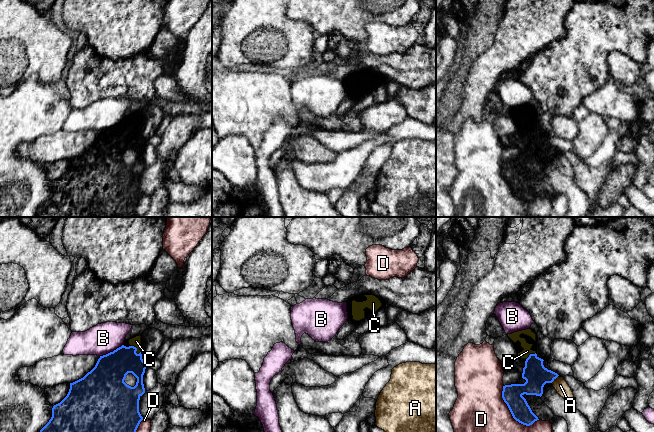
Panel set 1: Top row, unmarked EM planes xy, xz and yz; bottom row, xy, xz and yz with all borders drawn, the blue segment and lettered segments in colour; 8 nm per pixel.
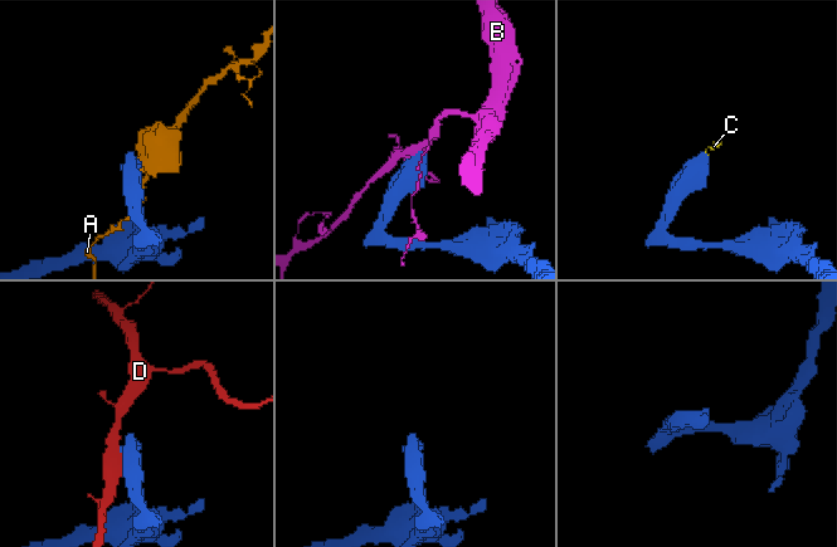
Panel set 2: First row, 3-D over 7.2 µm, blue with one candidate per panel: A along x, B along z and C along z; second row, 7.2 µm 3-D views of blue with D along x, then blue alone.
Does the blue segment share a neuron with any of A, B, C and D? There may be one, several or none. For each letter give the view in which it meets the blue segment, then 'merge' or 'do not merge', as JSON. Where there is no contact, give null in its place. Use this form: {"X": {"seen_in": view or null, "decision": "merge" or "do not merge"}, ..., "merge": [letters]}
{"A": {"seen_in": "yz", "decision": "do not merge"}, "B": {"seen_in": "xy", "decision": "do not merge"}, "C": {"seen_in": "xy", "decision": "merge"}, "D": {"seen_in": "yz", "decision": "do not merge"}, "merge": ["C"]}

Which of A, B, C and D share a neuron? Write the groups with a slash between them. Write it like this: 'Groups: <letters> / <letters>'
Groups: A / B / C / D

